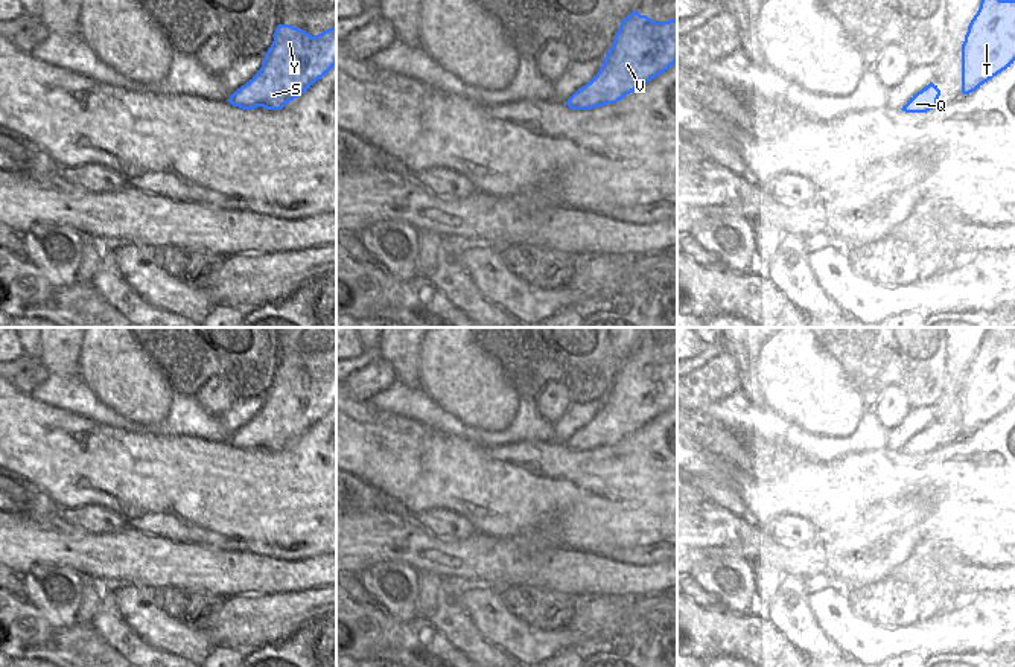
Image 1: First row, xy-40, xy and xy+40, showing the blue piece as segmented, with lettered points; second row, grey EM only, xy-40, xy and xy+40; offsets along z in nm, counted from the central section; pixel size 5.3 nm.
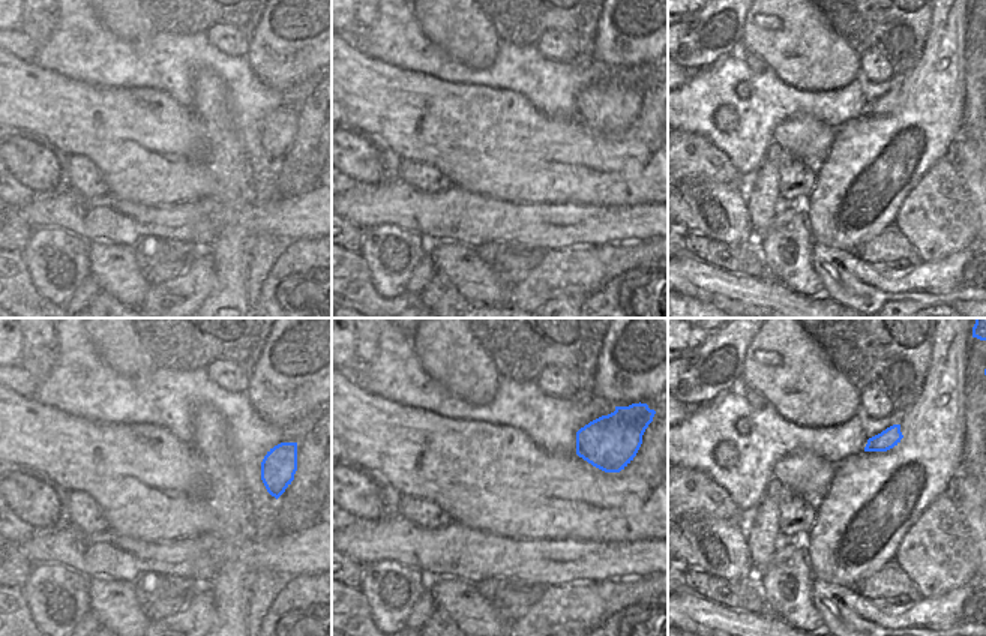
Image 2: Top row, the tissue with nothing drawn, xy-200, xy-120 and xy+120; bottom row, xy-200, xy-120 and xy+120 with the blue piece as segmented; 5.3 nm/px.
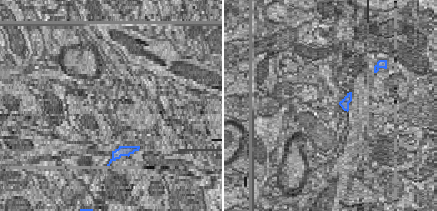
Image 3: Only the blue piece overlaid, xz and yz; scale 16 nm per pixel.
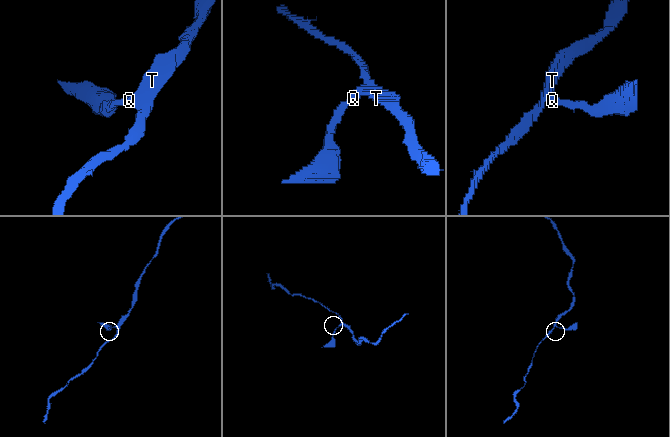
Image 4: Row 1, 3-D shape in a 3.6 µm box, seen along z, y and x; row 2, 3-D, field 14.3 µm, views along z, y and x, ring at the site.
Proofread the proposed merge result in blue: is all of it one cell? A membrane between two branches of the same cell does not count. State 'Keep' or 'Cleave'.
Keep

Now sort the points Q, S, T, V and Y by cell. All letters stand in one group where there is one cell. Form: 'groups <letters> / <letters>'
groups Q S T V Y

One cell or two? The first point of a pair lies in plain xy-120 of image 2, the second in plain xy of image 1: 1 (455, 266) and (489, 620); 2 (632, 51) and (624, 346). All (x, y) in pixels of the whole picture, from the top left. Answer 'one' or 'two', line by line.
1: one
2: two

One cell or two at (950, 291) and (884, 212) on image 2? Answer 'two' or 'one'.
two

